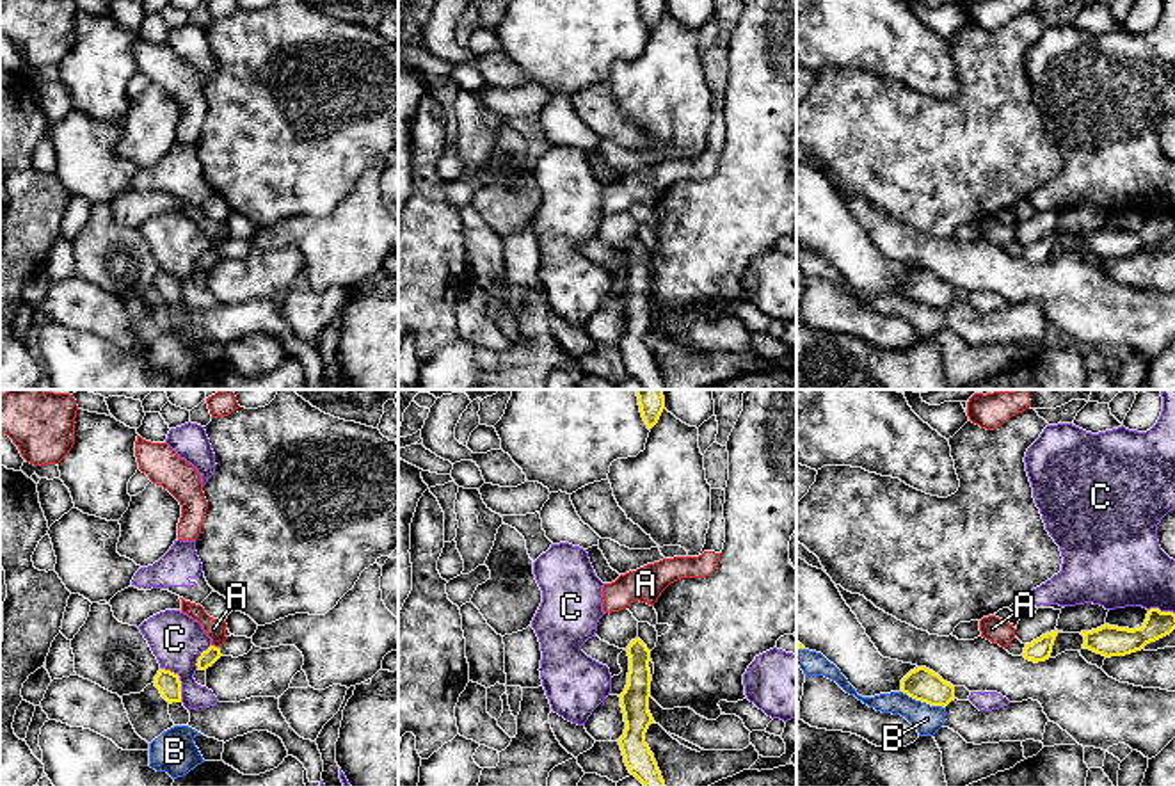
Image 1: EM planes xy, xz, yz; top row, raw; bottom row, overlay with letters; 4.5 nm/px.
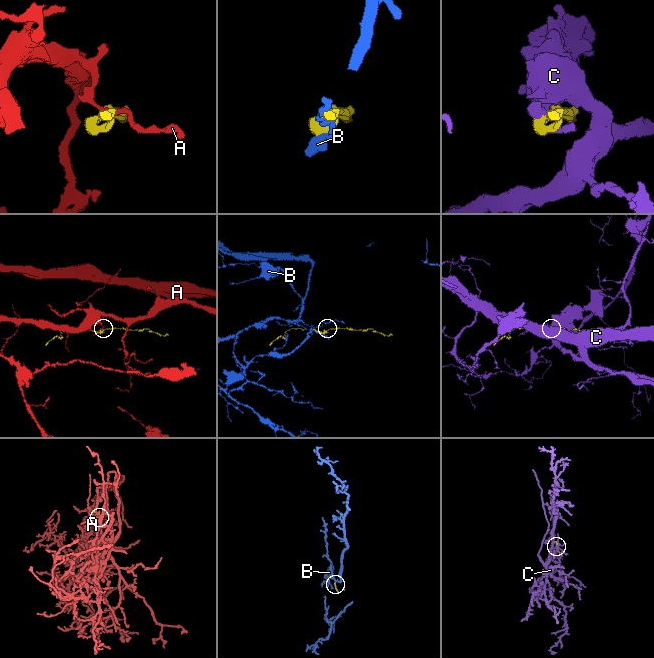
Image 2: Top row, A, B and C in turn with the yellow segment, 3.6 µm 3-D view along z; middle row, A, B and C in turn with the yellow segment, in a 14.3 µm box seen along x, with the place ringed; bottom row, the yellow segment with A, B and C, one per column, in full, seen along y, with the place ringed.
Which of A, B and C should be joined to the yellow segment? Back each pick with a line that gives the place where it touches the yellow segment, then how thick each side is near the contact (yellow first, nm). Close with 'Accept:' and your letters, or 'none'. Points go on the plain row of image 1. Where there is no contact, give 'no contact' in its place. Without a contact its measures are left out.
Accept: none

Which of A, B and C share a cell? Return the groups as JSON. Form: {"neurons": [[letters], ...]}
{"neurons": [["A"], ["B"], ["C"]]}

